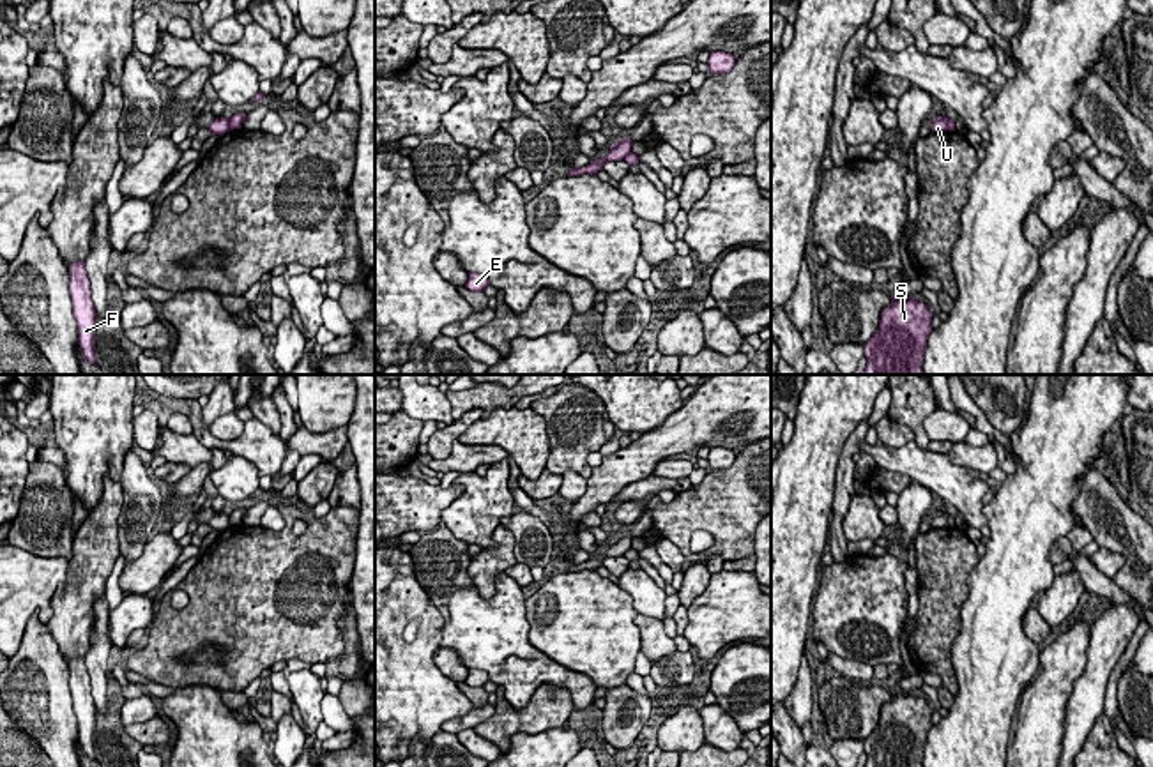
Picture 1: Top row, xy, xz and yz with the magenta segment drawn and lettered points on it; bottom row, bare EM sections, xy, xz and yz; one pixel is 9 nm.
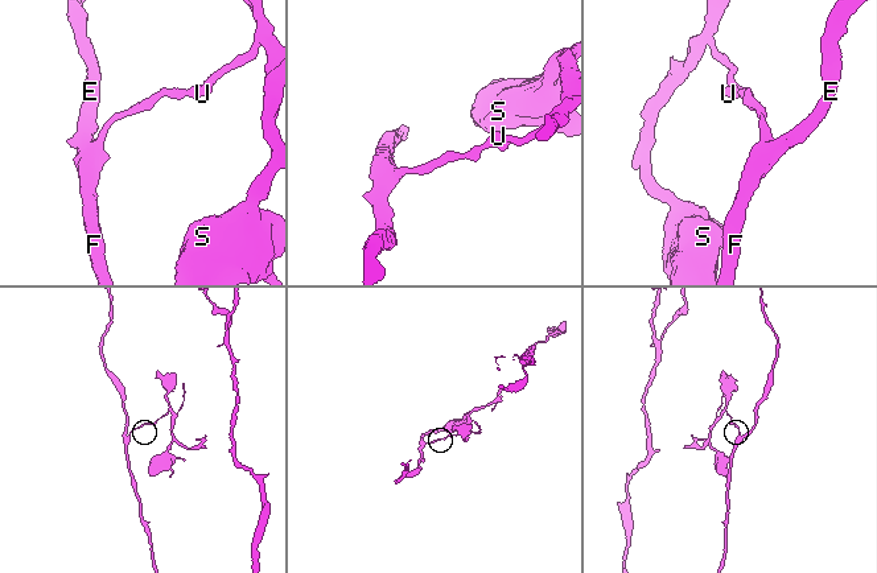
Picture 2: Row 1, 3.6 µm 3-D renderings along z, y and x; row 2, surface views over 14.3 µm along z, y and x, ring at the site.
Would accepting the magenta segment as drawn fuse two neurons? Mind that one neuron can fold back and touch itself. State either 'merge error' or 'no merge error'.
merge error

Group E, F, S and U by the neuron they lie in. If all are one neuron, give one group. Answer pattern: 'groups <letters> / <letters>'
groups E F U / S

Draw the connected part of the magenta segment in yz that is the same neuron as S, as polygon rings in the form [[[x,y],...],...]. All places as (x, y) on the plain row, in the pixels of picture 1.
[[[891,691],[891,700],[882,705],[877,726],[865,739],[863,767],[923,767],[930,718],[932,709],[923,698]]]

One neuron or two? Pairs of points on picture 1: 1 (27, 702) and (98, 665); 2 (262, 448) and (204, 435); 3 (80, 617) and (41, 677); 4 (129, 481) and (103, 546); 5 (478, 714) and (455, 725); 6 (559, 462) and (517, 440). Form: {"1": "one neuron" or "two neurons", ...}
{"1": "two neurons", "2": "one neuron", "3": "two neurons", "4": "two neurons", "5": "one neuron", "6": "two neurons"}

